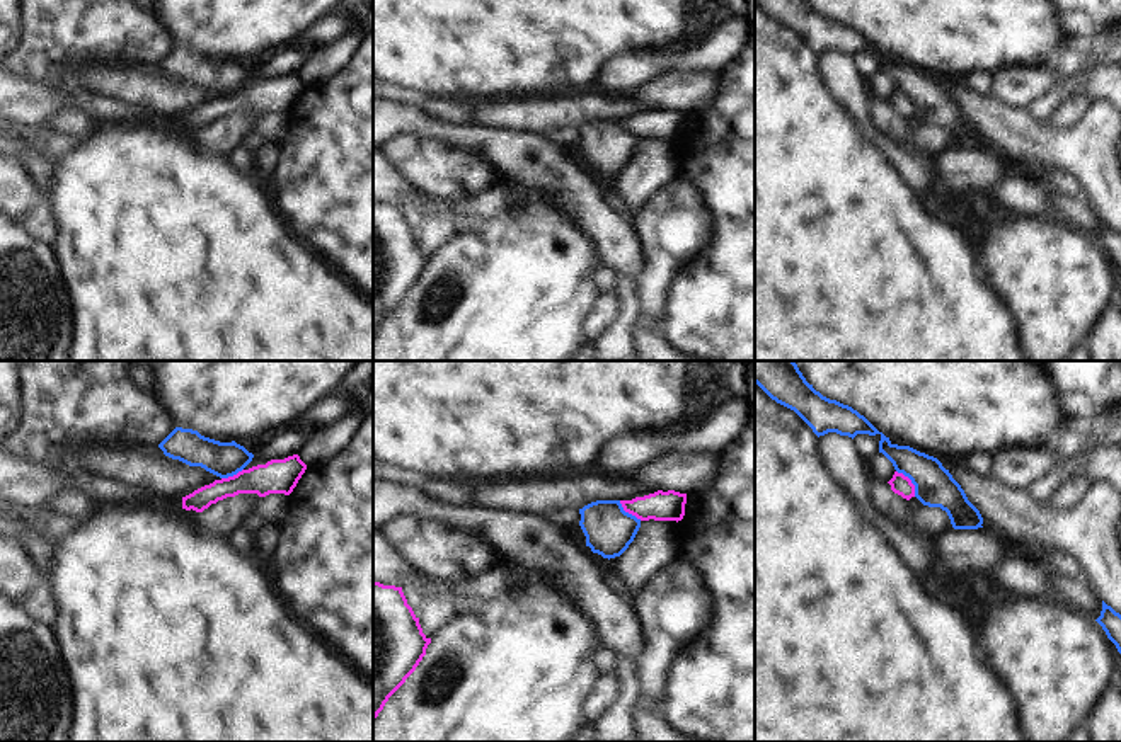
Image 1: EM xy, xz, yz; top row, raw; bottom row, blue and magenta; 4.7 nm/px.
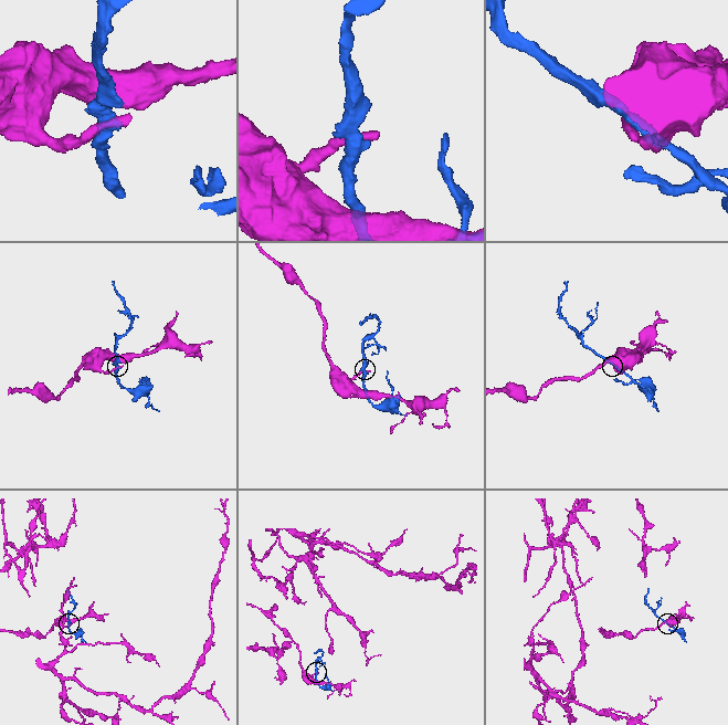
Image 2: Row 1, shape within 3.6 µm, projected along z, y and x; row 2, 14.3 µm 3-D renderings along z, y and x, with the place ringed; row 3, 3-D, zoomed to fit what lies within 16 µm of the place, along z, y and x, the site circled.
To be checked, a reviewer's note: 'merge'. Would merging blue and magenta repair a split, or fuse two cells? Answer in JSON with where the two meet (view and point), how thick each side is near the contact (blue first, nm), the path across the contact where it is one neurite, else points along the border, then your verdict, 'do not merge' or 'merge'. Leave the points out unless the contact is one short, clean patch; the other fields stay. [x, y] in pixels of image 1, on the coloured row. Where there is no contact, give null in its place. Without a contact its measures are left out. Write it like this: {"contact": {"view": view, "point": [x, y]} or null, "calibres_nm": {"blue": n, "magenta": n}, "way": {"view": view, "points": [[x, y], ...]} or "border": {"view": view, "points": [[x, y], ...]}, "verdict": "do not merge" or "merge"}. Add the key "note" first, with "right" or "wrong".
{"note": "wrong", "contact": {"view": "yz", "point": [912, 482]}, "calibres_nm": {"blue": 190, "magenta": 90}, "border": {"view": "yz", "points": [[896, 470], [910, 480], [915, 496]]}, "verdict": "do not merge"}

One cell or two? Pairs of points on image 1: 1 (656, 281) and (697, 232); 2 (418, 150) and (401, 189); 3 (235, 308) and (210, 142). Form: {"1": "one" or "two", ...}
{"1": "one", "2": "two", "3": "two"}

